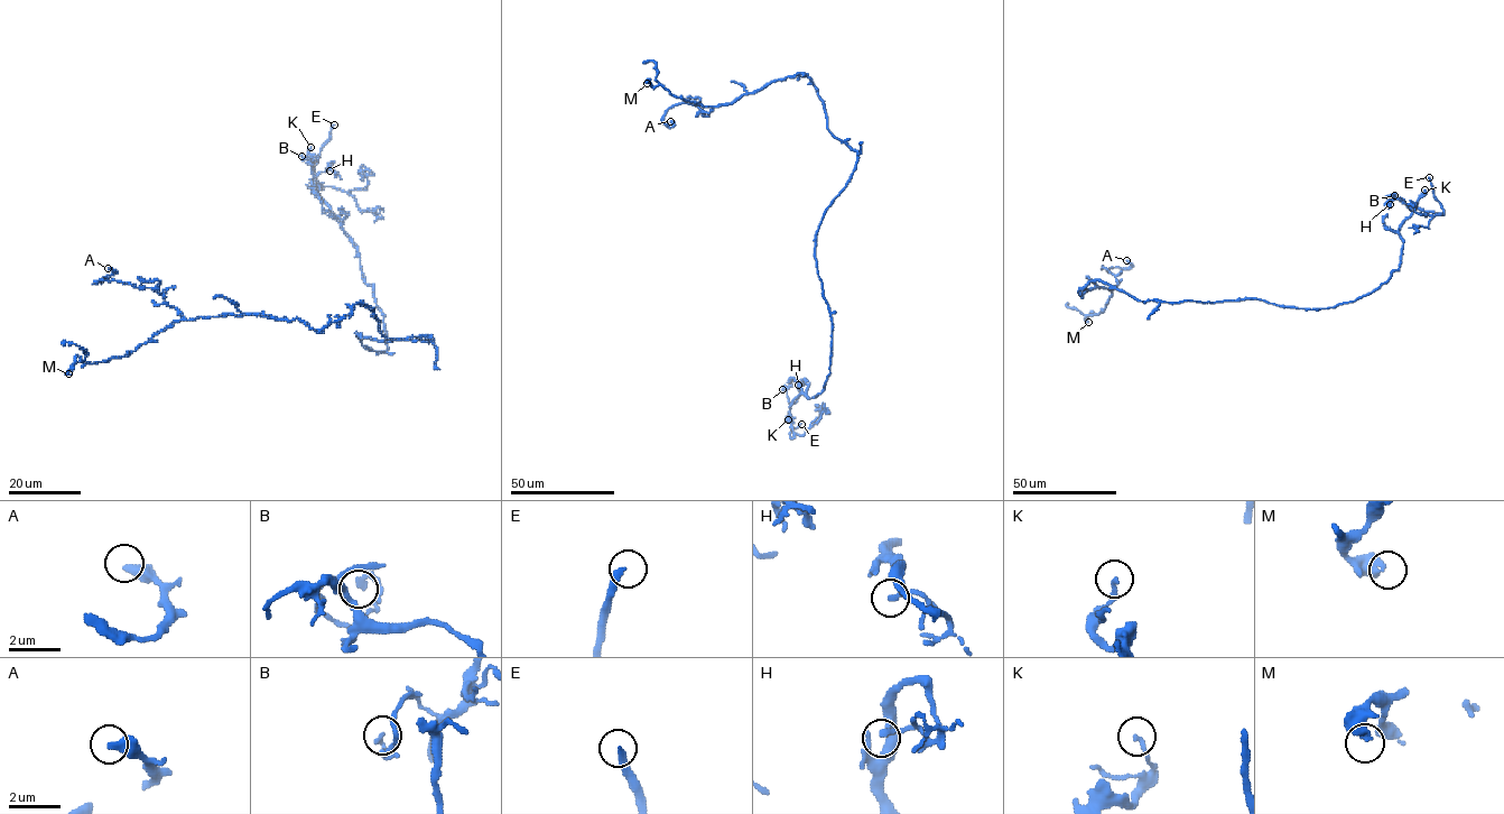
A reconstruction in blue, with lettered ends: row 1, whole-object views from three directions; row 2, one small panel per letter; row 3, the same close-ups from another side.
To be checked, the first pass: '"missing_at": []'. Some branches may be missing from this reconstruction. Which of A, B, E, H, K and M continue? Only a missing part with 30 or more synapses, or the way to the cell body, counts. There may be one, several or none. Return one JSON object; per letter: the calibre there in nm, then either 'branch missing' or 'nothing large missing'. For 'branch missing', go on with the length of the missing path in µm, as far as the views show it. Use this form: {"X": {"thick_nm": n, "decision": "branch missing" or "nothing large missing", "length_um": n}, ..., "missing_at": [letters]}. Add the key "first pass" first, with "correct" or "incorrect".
{"first pass": "incorrect", "A": {"thick_nm": 440, "decision": "nothing large missing"}, "B": {"thick_nm": 200, "decision": "nothing large missing"}, "E": {"thick_nm": 240, "decision": "branch missing", "length_um": 9}, "H": {"thick_nm": 170, "decision": "nothing large missing"}, "K": {"thick_nm": 170, "decision": "nothing large missing"}, "M": {"thick_nm": 440, "decision": "nothing large missing"}, "missing_at": ["E"]}

